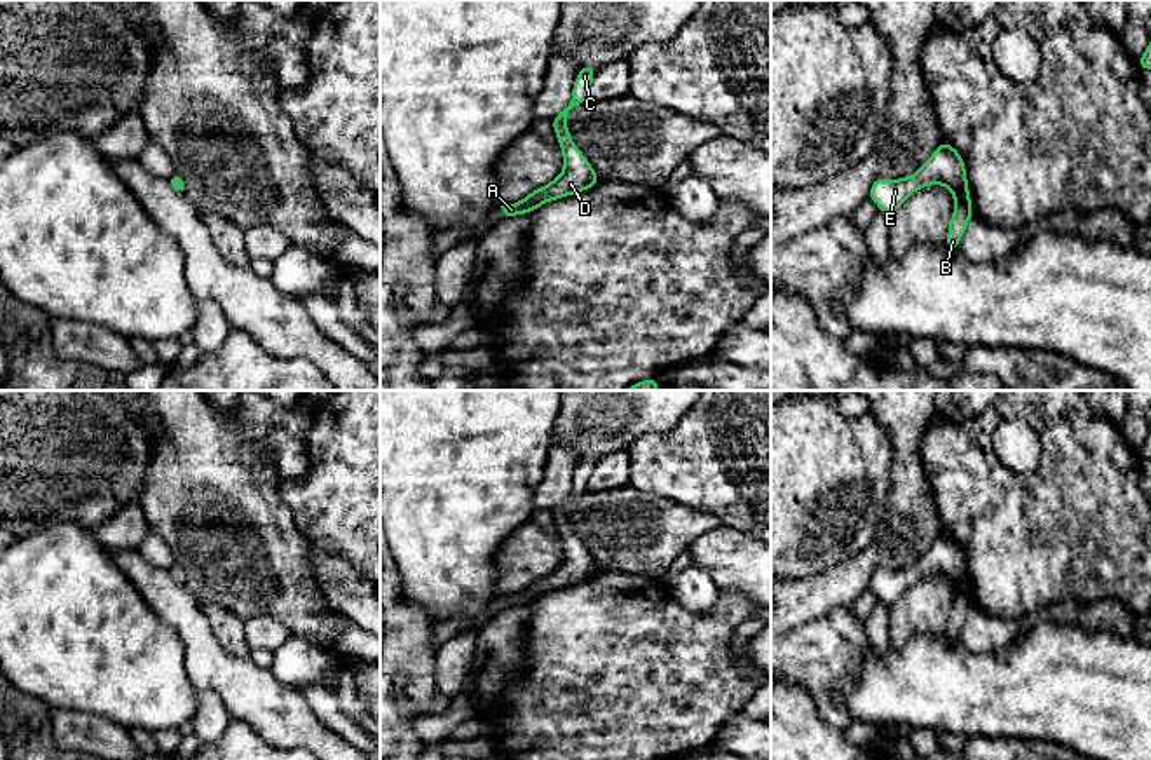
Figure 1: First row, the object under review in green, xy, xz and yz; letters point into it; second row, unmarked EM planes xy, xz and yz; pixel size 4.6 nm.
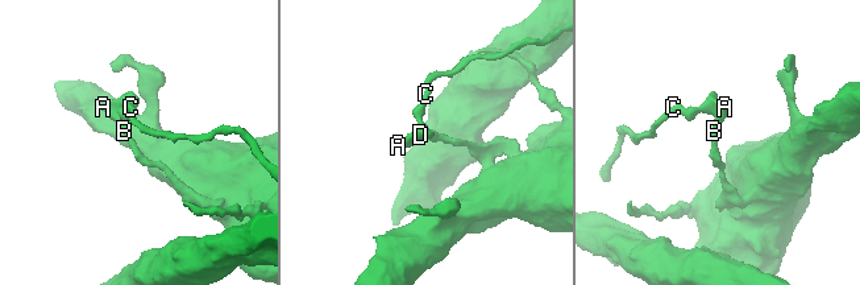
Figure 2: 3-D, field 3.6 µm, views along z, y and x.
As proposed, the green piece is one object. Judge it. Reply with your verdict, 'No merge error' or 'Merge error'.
Merge error

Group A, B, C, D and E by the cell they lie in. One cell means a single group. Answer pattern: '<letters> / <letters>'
A B D / C E

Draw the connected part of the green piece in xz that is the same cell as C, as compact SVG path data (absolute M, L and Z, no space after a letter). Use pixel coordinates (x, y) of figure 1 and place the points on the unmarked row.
M588 455L577 462L577 467L576 467L576 472L572 478L572 490L570 490L569 497L563 502L560 502L556 507L551 509L553 519L558 528L558 535L562 539L567 535L574 535L569 518L567 518L567 504L570 499L579 497L588 490L588 481L589 481L591 471L596 462L598 460L591 455Z

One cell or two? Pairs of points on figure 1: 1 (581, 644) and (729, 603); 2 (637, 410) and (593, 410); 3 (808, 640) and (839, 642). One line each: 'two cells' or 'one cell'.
1: one cell
2: one cell
3: one cell

